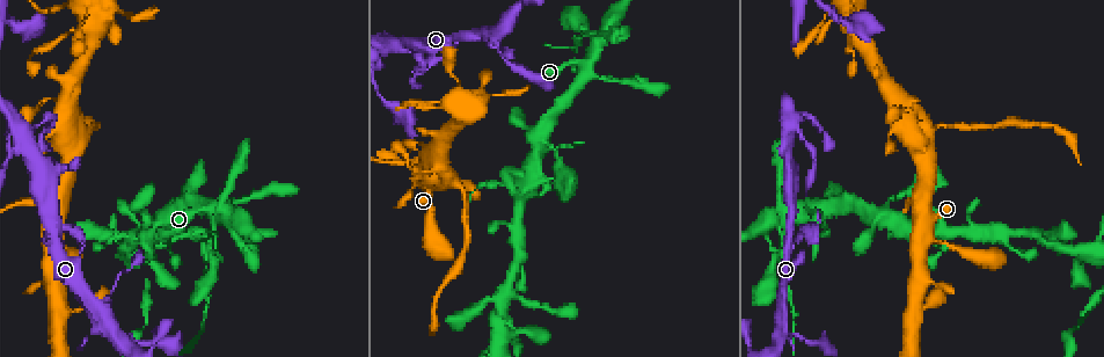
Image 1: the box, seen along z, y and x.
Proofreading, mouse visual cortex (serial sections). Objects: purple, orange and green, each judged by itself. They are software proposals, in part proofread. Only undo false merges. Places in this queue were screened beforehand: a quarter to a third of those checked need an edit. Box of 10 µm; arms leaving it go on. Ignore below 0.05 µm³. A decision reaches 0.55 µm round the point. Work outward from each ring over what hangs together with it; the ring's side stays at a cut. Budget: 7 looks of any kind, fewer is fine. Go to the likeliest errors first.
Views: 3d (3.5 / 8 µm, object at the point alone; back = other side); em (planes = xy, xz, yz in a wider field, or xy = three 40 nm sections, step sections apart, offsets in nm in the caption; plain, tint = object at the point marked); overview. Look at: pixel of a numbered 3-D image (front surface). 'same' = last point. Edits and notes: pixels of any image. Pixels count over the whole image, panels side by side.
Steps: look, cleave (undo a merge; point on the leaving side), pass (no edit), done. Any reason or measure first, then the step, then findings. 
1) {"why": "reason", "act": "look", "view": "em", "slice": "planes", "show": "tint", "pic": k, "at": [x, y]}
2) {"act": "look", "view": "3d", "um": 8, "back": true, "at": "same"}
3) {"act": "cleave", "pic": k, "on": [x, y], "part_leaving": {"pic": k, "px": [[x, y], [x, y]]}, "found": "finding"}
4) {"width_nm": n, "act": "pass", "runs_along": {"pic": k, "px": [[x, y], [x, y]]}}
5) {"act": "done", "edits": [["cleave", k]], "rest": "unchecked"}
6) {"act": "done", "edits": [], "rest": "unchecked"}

{"why": "calibre changes", "act": "look", "view": "3d", "um": 3.5, "back": true, "pic": 1, "at": [94, 125]}

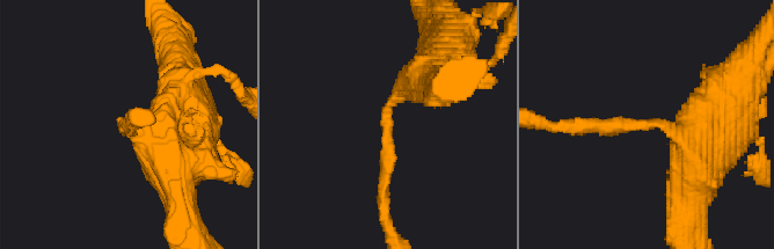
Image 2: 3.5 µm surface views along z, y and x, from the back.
{"arm_widths_nm": [200, 600], "why": "now the EM", "act": "look", "view": "em", "slice": "xy", "step": 2, "show": "tint", "pic": 2, "at": [387, 117]}

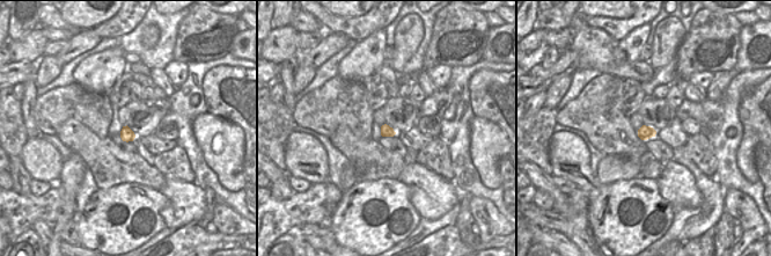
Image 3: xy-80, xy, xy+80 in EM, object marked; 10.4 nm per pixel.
{"width_nm": 120, "act": "cleave", "pic": 2, "on": [621, 127], "part_leaving": {"pic": 2, "px": [[664, 123], [548, 126]]}, "found": "two cells meet here"}

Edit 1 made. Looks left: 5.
{"why": "see it whole again", "act": "look", "view": "overview"}

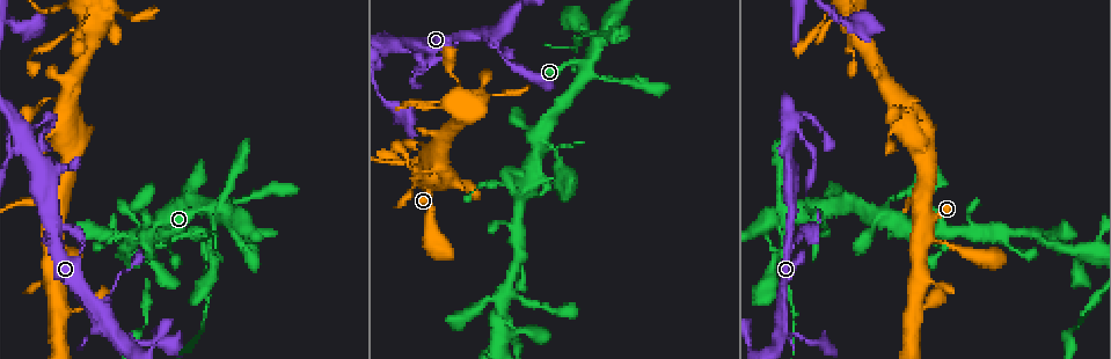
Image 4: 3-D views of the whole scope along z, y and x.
{"why": "four-way junction", "act": "look", "view": "3d", "um": 3.5, "pic": 4, "at": [788, 140]}

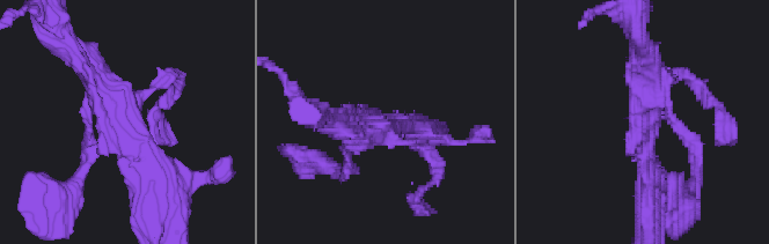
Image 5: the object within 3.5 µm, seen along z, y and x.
{"why": "now the EM", "act": "look", "view": "em", "slice": "planes", "show": "tint", "pic": 5, "at": [124, 119]}

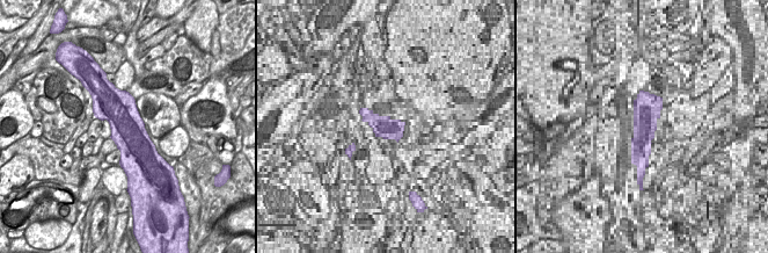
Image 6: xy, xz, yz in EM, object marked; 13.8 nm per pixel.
{"act": "pass", "runs_along": {"pic": 5, "px": [[152, 187], [155, 170], [81, 60]]}, "found": "continuous, no second cell"}

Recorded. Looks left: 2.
{"why": "thick turns thin", "act": "look", "view": "3d", "um": 3.5, "pic": 4, "at": [102, 14]}

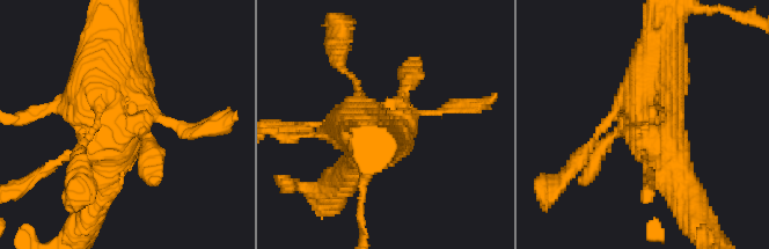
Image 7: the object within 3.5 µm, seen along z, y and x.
{"why": "shape alone is not enough", "act": "look", "view": "em", "slice": "xy", "step": 5, "show": "tint", "pic": 7, "at": [123, 129]}

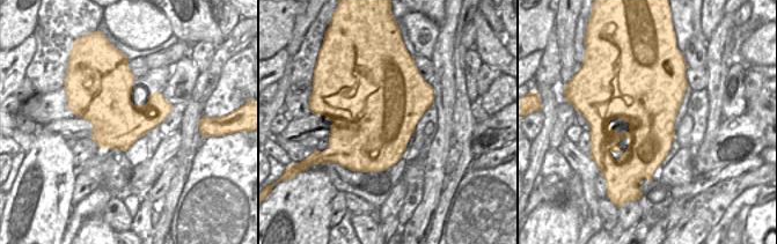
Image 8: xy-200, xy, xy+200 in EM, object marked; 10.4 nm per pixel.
{"act": "pass", "found": "continuous, no second cell"}

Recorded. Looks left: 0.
{"act": "done", "edits": [["cleave", 2]], "rest": "unchecked"}

